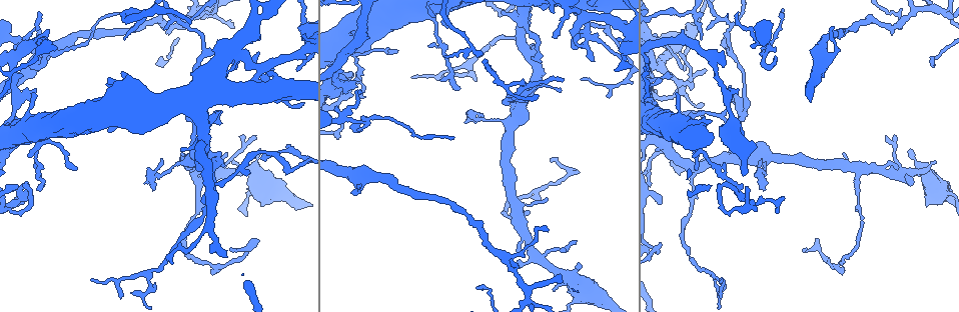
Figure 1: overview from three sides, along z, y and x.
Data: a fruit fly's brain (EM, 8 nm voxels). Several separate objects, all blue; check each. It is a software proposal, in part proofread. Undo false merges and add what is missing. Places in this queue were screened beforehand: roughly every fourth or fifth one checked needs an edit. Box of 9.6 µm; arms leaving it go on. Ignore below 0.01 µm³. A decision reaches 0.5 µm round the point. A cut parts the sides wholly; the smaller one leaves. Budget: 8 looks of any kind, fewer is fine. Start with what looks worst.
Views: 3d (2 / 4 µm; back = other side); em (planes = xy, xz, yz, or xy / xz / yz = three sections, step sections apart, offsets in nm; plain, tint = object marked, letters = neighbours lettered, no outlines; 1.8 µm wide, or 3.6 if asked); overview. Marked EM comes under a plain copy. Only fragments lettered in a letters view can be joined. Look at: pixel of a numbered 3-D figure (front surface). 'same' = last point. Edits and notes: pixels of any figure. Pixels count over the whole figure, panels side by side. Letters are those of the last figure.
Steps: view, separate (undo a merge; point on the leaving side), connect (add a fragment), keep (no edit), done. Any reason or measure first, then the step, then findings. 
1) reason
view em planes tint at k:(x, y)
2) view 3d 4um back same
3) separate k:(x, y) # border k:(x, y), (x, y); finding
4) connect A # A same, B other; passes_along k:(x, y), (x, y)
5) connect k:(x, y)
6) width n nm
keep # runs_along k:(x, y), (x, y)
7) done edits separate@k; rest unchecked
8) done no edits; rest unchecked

sharp bend
view em planes letters at 1:(742, 120)

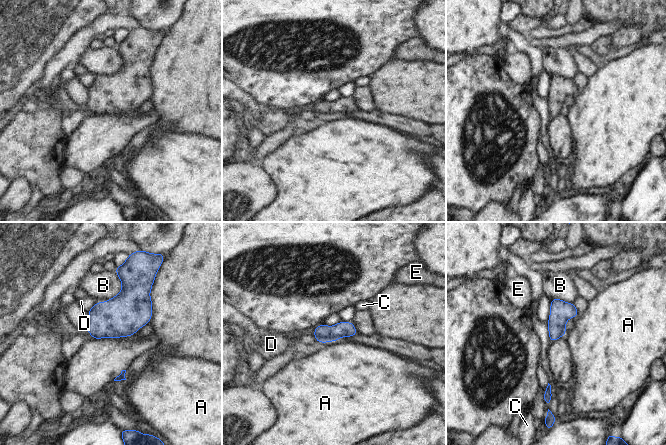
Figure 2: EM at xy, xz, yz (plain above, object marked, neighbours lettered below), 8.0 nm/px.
width 140 nm
keep # A other, B other, C other, D other, E other; border 2:(336, 340), (326, 343); one neuron here

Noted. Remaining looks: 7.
three-way junction
view em 3.6um xz step 4 tint at 1:(501, 258)

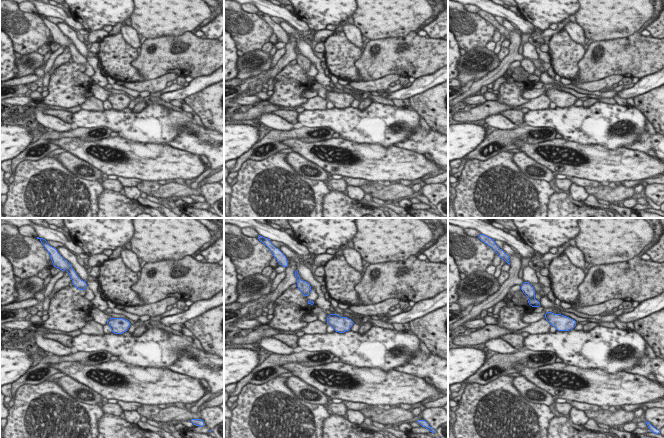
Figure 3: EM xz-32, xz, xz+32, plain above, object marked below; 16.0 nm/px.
view em 3.6um planes tint same

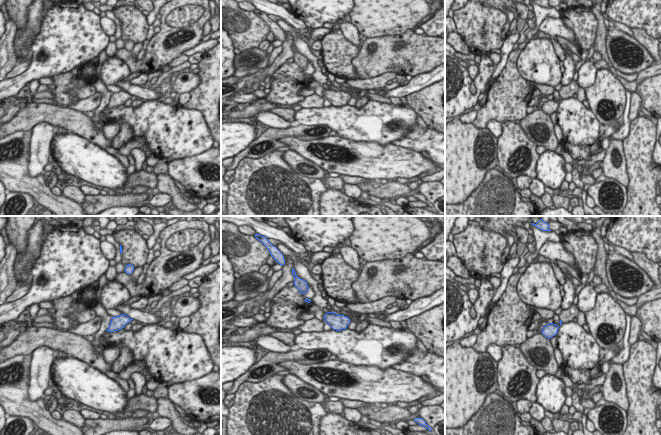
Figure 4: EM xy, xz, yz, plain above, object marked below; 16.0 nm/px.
see the neighbours
view em 3.6um planes letters same

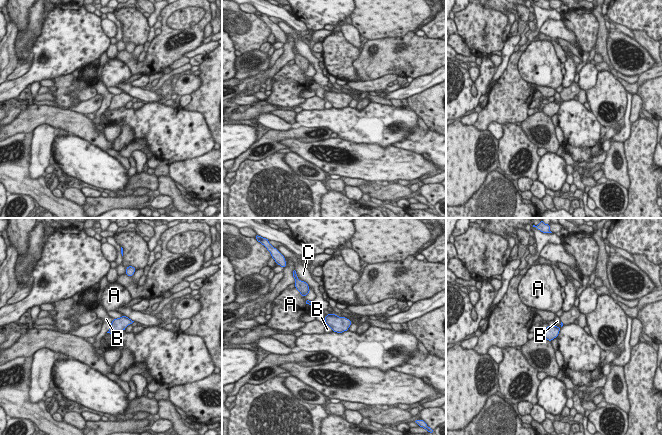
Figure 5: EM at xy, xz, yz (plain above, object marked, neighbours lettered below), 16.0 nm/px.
keep # A other, B other, C other; border 5:(561, 322), (559, 326), (549, 324); one neuron here

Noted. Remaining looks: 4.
calibre changes
view em planes tint at 1:(765, 41)

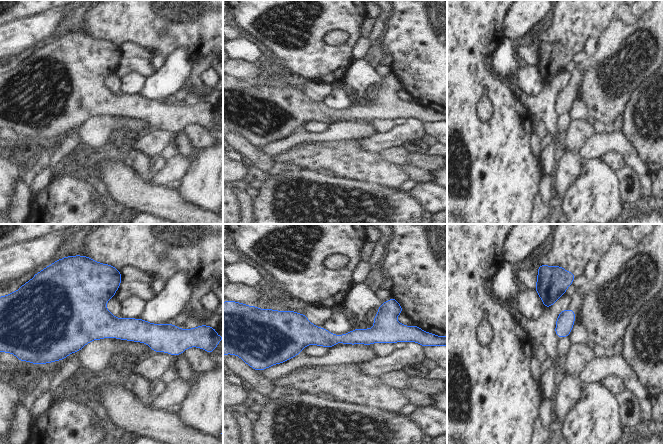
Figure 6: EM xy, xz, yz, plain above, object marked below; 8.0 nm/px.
view em planes letters same

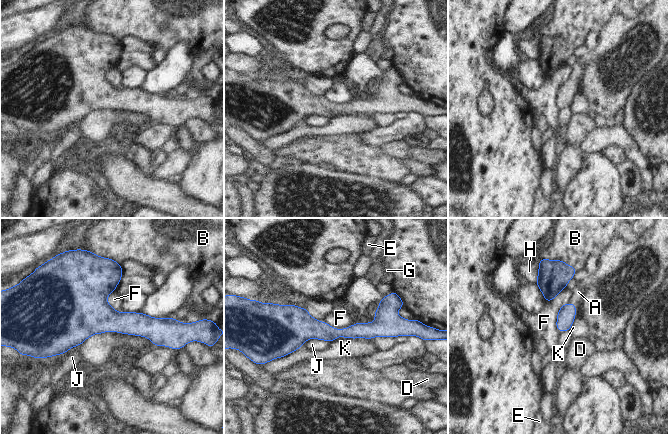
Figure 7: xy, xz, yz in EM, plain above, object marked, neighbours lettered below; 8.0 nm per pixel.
longest_contact F 260 nm
connect A # A same, B other, D other, E other, F other, G other, H other, J other, K other; passes_along 7:(566, 314), (575, 307), (578, 292); the neuron continues

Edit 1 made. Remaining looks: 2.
done edits connect@7; rest unchecked

